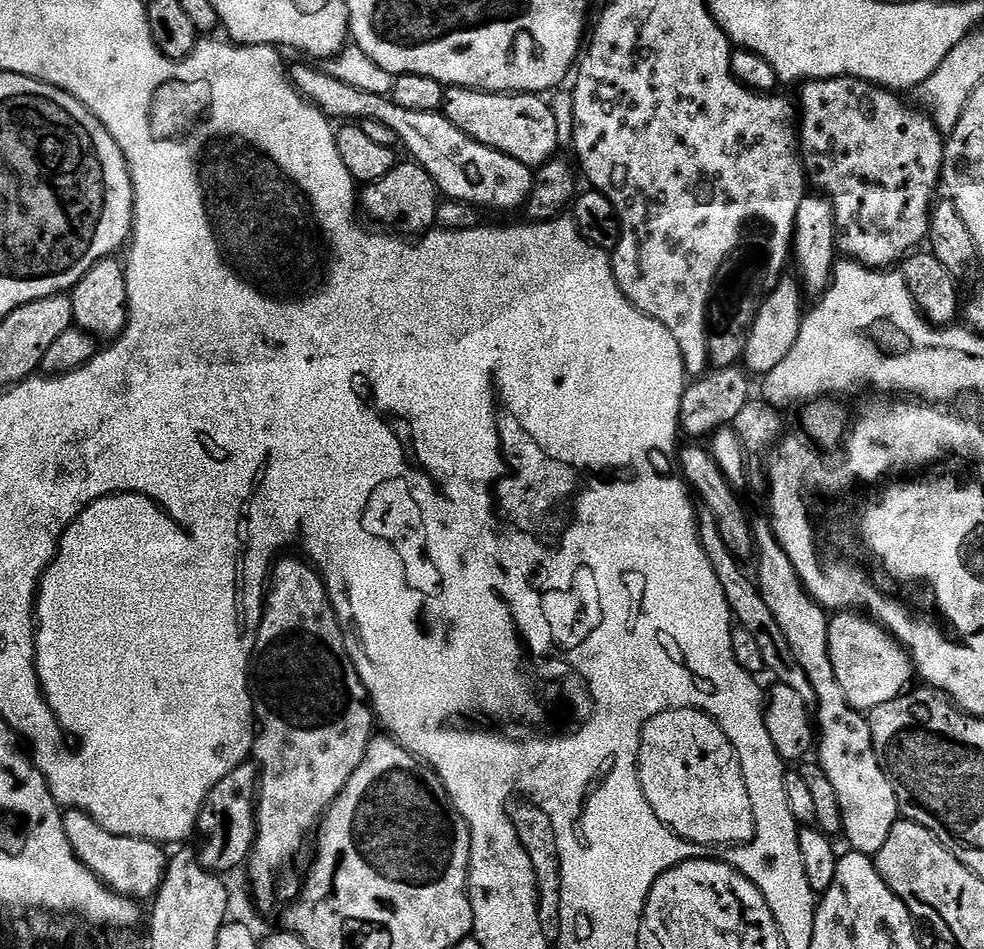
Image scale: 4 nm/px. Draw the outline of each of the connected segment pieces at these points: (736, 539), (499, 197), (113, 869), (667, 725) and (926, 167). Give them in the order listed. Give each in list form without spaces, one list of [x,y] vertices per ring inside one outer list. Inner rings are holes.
[[[688,442],[688,445],[681,447],[678,452],[678,472],[682,477],[685,485],[698,497],[699,503],[710,510],[710,514],[714,514],[714,518],[718,522],[718,530],[722,534],[722,542],[726,542],[726,546],[733,552],[737,558],[751,557],[754,549],[752,546],[752,525],[750,523],[750,515],[744,509],[744,504],[739,500],[737,489],[730,486],[730,482],[726,482],[726,474],[722,474],[722,470],[718,466],[718,462],[712,457],[711,451],[707,447],[704,448],[700,442]]]
[[[308,64],[291,69],[292,87],[308,101],[315,104],[325,116],[336,122],[363,122],[377,120],[396,135],[397,141],[409,152],[411,159],[424,167],[434,178],[436,187],[447,199],[475,204],[477,209],[493,208],[496,212],[512,212],[523,205],[532,193],[533,169],[522,162],[462,134],[454,122],[445,118],[443,111],[406,110],[388,96],[358,90],[334,78],[327,70],[319,72]]]
[[[77,808],[64,812],[62,830],[66,830],[66,838],[70,838],[74,854],[111,892],[137,902],[148,902],[155,897],[164,881],[166,867],[166,856],[160,853],[163,852],[161,845],[152,840],[119,836],[104,830],[88,812]]]
[[[670,708],[651,716],[640,731],[640,747],[636,749],[636,769],[642,794],[658,814],[658,818],[676,836],[691,844],[740,844],[749,843],[756,831],[754,810],[744,781],[744,766],[736,757],[730,738],[722,734],[716,721],[696,708]]]
[[[835,76],[829,80],[809,80],[803,85],[798,100],[798,139],[800,141],[800,158],[804,161],[806,180],[812,184],[817,193],[827,196],[836,215],[836,247],[841,257],[862,264],[866,268],[888,270],[899,265],[904,257],[917,251],[927,241],[928,231],[932,225],[932,209],[937,199],[936,188],[941,187],[944,171],[945,137],[936,128],[931,116],[919,107],[911,108],[899,100],[895,91],[878,88],[875,84],[859,80],[853,76]]]

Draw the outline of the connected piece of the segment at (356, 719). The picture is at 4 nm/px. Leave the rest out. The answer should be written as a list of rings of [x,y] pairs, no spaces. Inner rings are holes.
[[[280,558],[275,561],[266,585],[264,613],[250,661],[254,721],[250,756],[258,773],[258,787],[256,840],[252,843],[246,869],[252,883],[252,896],[264,912],[275,906],[276,892],[284,902],[296,899],[298,876],[296,880],[292,863],[299,858],[304,843],[307,840],[309,843],[328,807],[352,777],[368,749],[368,741],[374,736],[374,713],[366,699],[364,683],[348,657],[344,633],[328,601],[328,586],[311,563],[300,560]]]

